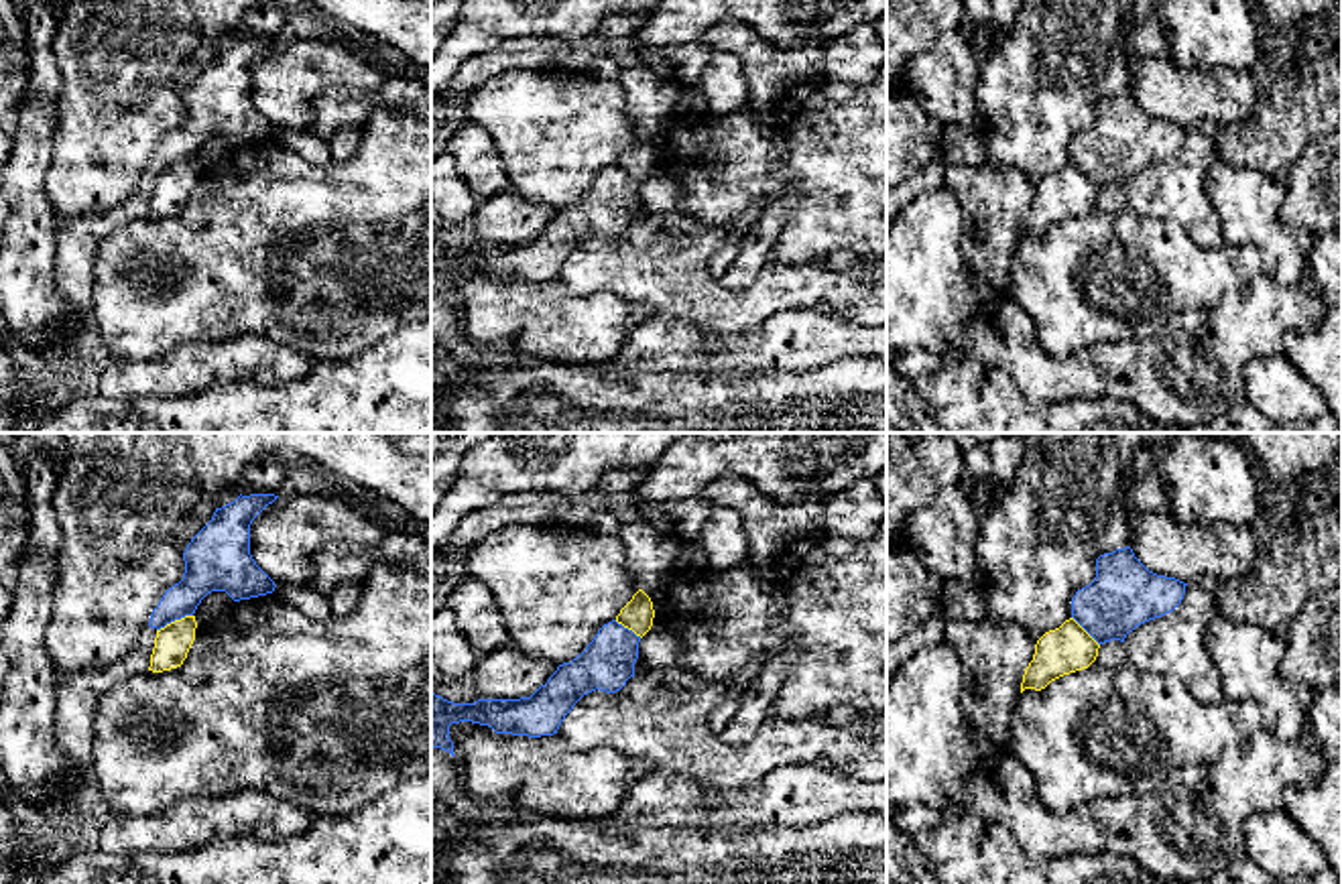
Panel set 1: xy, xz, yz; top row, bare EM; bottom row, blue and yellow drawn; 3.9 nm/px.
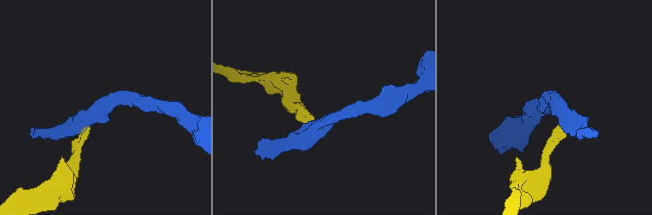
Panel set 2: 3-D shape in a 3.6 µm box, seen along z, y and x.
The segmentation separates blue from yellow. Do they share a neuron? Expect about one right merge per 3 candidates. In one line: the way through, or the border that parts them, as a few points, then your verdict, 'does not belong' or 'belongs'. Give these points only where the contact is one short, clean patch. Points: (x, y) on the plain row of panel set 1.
border xy (192, 159), (171, 165), (157, 175); does not belong

